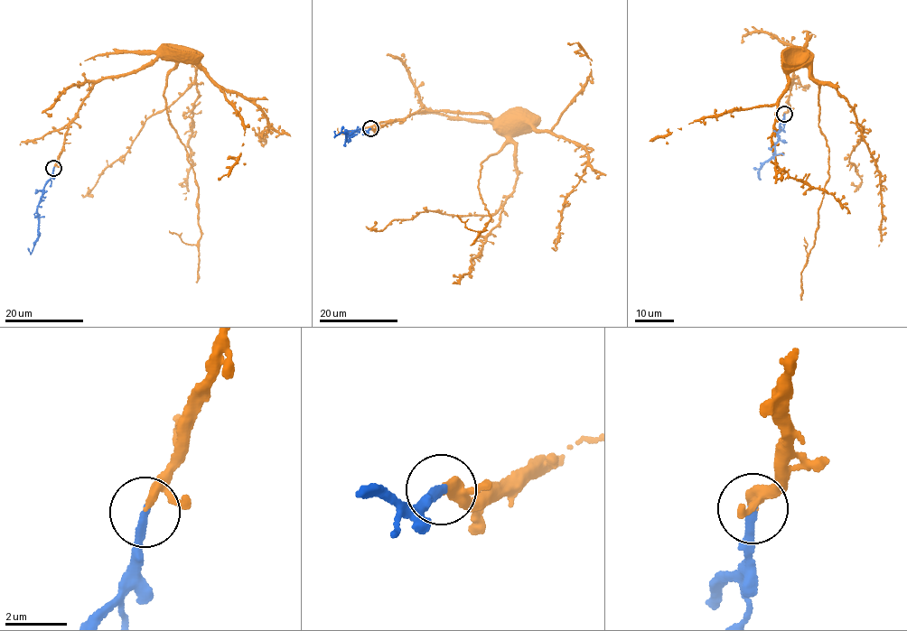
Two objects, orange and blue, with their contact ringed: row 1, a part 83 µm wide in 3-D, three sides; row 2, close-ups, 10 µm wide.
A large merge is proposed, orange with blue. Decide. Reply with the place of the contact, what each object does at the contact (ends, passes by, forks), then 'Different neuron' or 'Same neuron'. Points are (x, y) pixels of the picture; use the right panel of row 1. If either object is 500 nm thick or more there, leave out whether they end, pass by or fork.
Place: (784, 114). At the ring orange passes by. At the ring blue ends. Same neuron

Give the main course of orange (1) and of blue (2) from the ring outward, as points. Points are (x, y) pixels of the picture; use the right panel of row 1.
1: (784, 114), (794, 52), (790, 58), (797, 55), (818, 83), (828, 153), (800, 300)
2: (784, 114), (783, 122), (779, 128), (775, 154), (762, 167), (758, 177), (758, 171)

